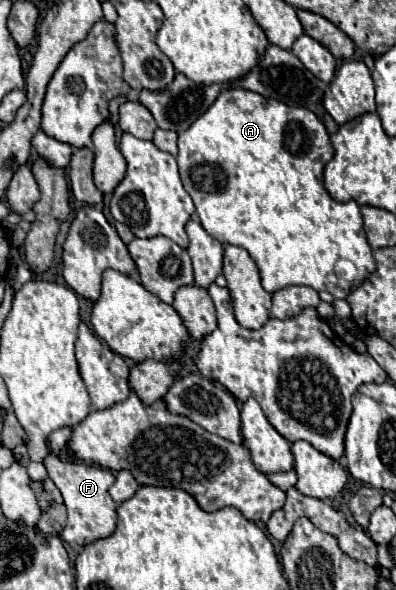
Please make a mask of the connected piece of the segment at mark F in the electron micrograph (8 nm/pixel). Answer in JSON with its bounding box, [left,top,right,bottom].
[43,454,117,550]

